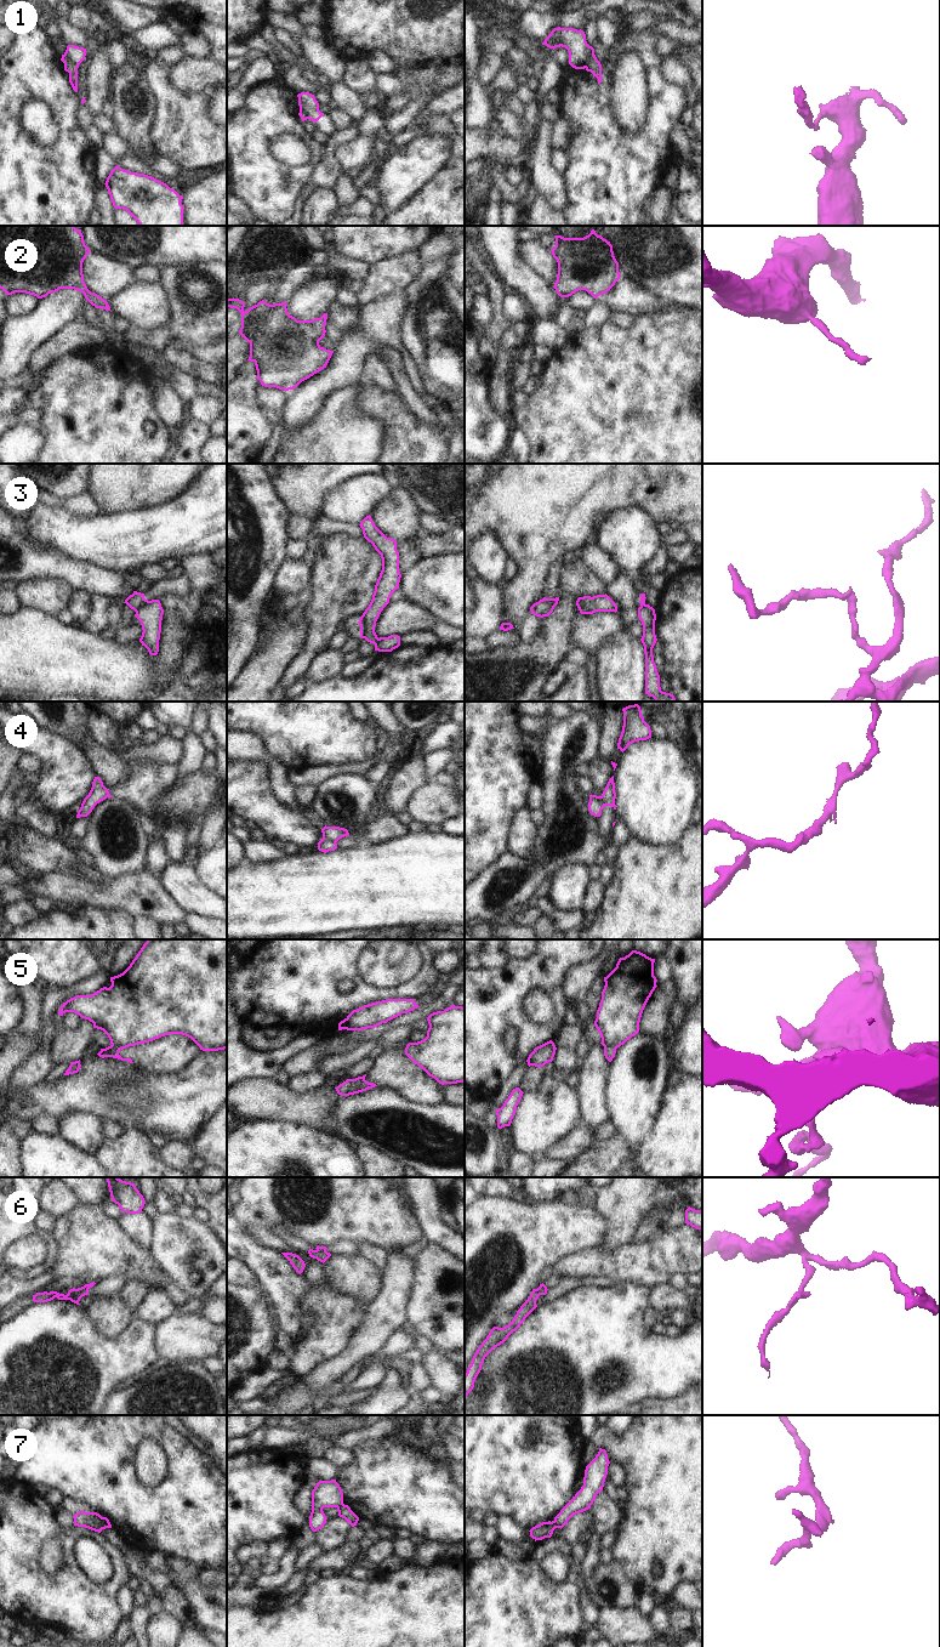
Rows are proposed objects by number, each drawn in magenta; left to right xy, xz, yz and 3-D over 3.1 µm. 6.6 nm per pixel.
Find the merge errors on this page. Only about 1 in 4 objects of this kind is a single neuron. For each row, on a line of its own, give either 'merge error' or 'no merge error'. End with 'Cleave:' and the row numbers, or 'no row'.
1: merge error
2: no merge error
3: merge error
4: merge error
5: merge error
6: merge error
7: merge error
Cleave: 1, 3, 4, 5, 6, 7

